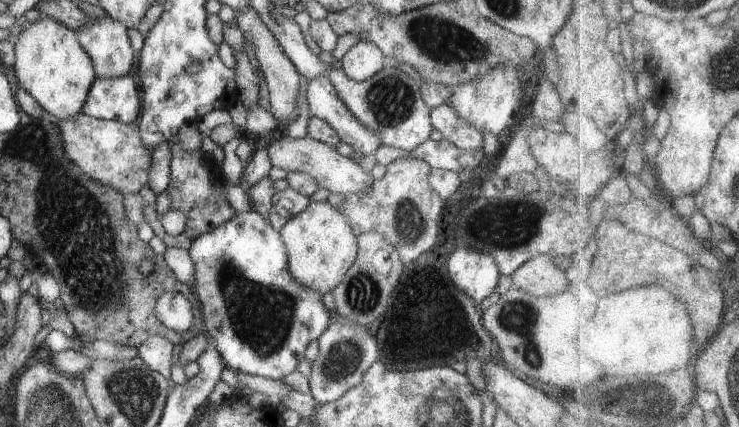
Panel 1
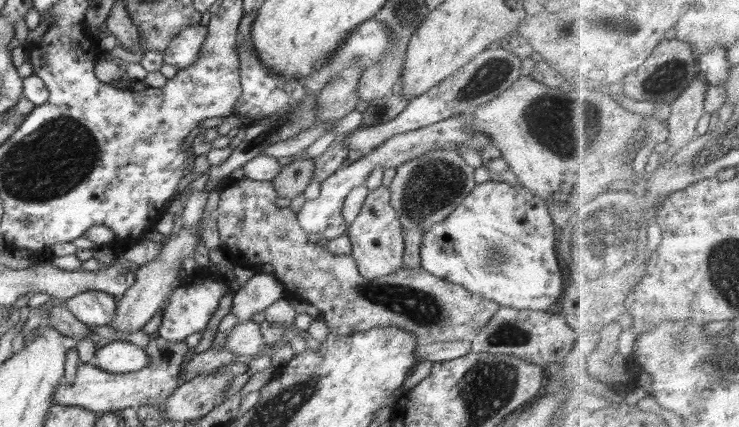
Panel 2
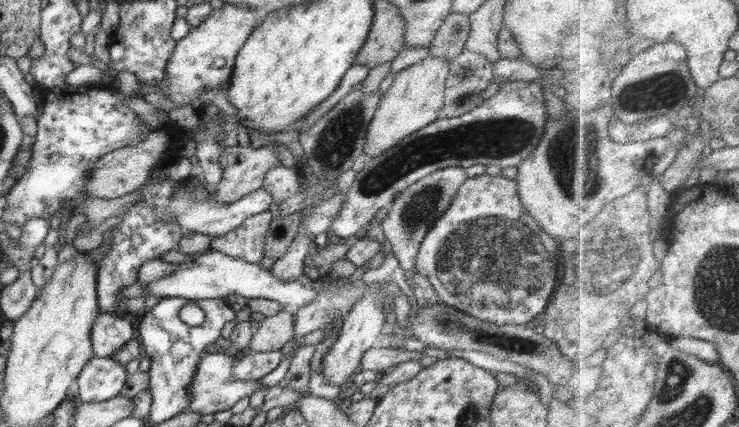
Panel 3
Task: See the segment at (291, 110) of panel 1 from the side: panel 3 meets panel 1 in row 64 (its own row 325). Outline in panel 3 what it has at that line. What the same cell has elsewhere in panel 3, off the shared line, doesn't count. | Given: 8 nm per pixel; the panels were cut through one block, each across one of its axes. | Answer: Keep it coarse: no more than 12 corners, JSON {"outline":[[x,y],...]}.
{"outline":[[294,309],[256,324],[250,352],[281,350],[295,338]]}

